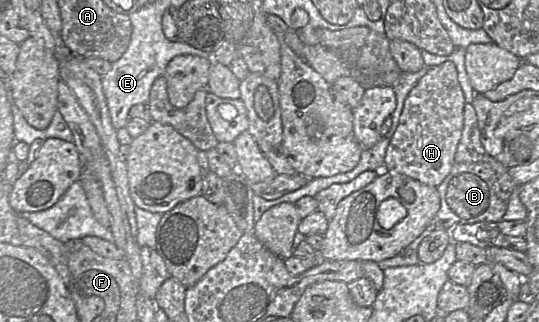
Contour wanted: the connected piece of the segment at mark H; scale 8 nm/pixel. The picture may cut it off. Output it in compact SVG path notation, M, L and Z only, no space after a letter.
M447 61L429 68L405 99L399 124L385 155L387 171L437 187L450 173L464 125L466 101L456 65Z

